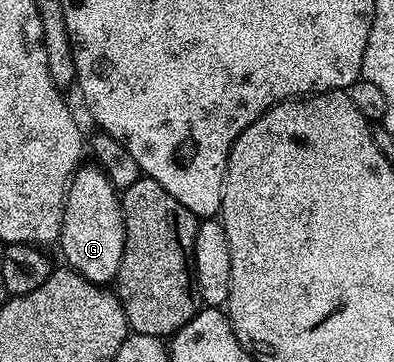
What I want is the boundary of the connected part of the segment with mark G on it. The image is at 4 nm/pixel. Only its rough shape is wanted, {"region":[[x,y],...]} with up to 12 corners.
{"region":[[74,171],[62,207],[65,265],[99,284],[124,256],[119,191]]}

